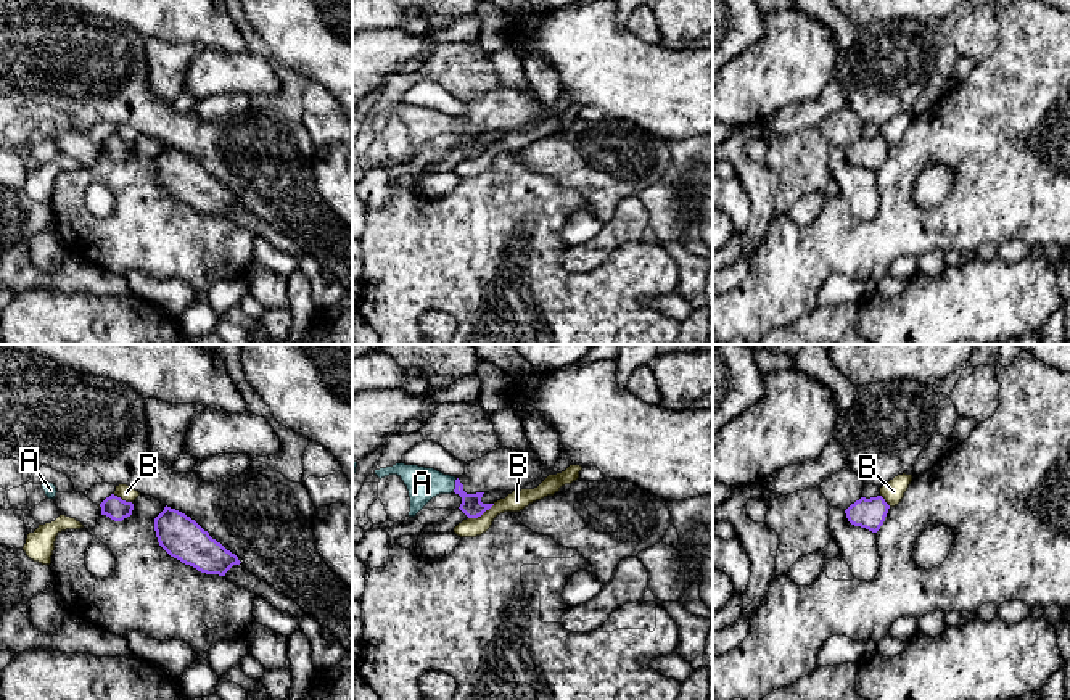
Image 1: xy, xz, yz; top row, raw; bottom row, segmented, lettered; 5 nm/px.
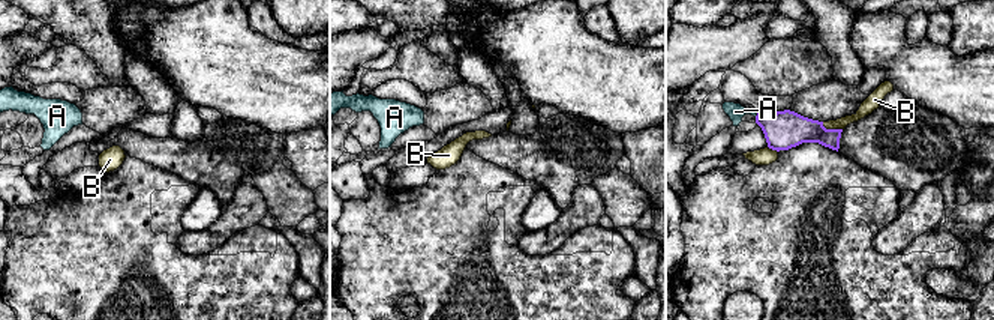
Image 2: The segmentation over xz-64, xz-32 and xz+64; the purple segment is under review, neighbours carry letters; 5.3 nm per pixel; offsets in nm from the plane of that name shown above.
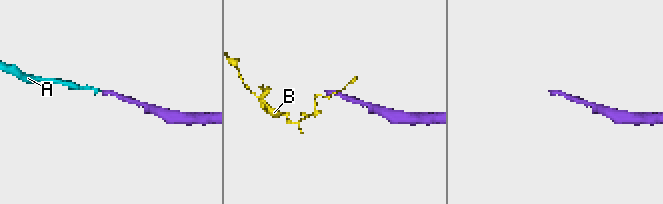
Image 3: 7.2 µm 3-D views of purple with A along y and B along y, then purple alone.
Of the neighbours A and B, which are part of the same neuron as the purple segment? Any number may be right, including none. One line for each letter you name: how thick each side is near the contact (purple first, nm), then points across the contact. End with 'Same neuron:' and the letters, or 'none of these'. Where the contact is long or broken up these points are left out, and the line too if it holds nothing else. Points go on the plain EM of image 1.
A: calibres 110 and 160 nm; way xz (472, 145), (456, 124), (422, 123)
Same neuron: A

